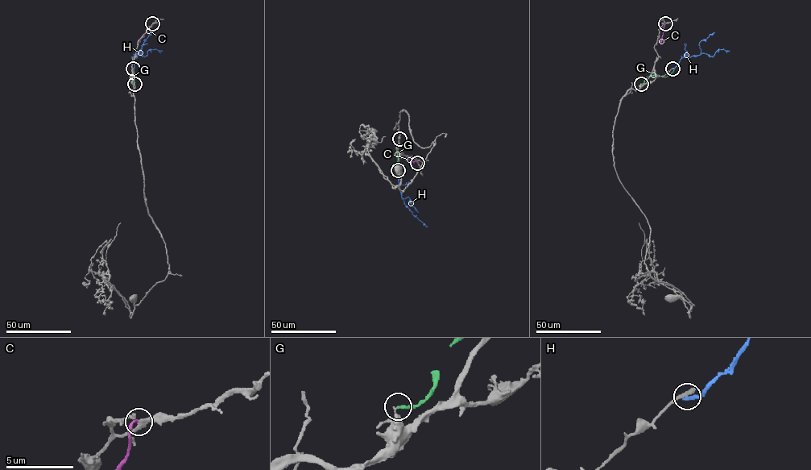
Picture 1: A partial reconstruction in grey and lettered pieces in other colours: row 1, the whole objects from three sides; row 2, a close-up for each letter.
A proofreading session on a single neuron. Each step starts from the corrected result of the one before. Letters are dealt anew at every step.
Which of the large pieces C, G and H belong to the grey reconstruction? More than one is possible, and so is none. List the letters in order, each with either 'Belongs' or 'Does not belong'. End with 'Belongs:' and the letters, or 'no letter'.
C: Does not belong
G: Does not belong
H: Does not belong
Belongs: no letter

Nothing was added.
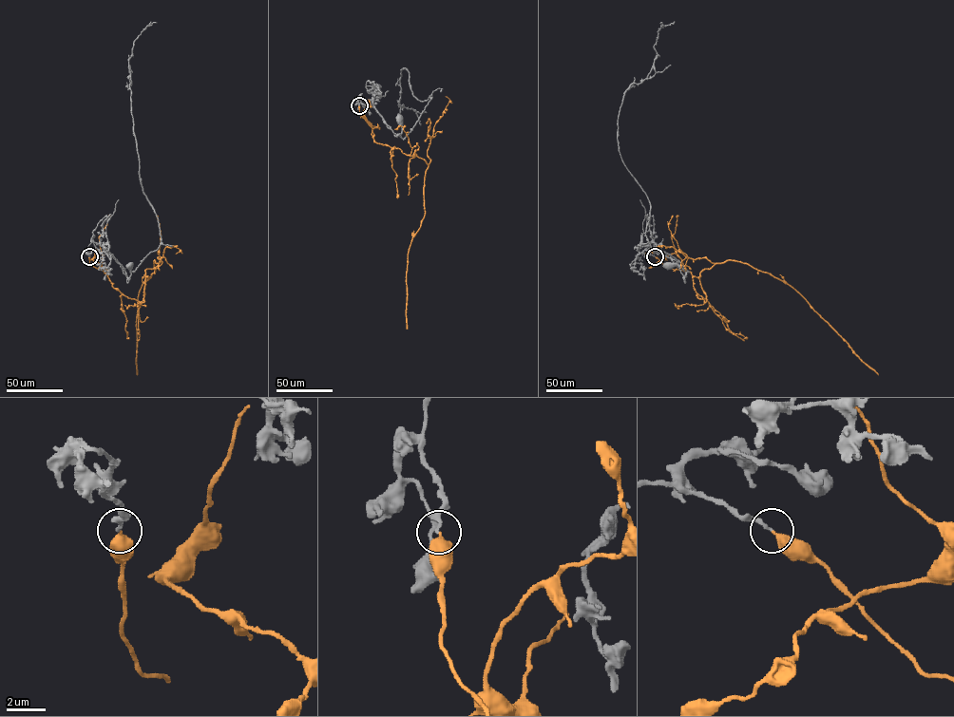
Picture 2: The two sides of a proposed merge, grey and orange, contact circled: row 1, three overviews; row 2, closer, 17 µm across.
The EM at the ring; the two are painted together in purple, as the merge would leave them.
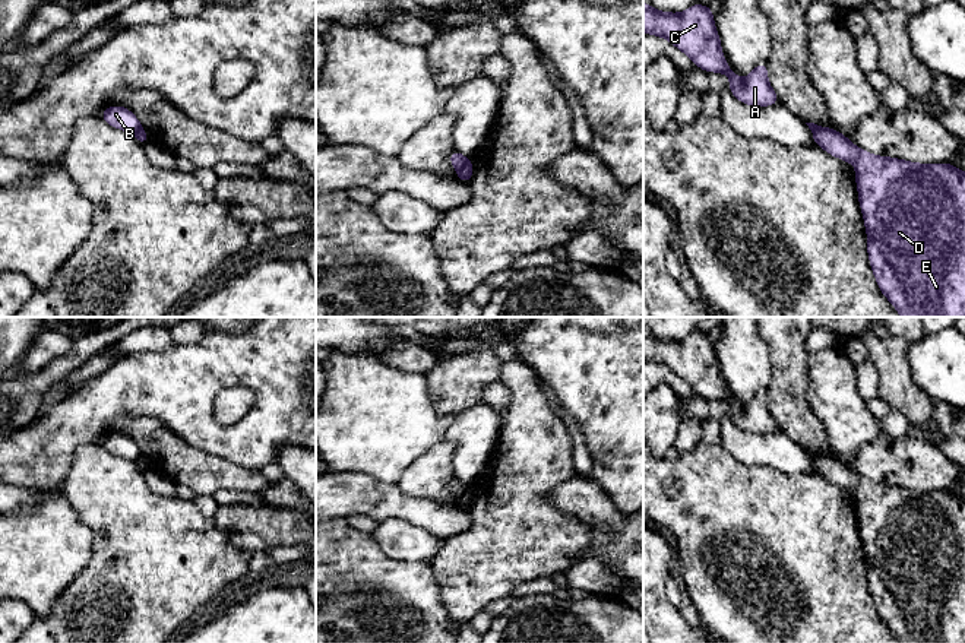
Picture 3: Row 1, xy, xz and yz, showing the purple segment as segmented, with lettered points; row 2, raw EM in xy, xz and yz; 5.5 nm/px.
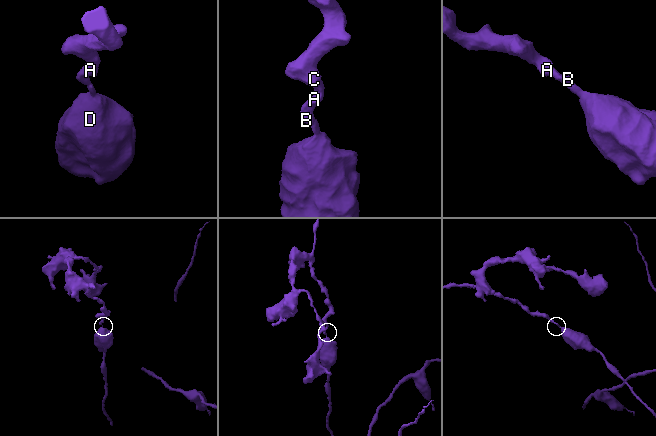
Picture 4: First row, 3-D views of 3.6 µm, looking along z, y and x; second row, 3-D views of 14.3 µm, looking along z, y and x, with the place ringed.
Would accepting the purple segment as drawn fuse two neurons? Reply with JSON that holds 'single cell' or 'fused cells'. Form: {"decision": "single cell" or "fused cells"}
{"decision": "fused cells"}

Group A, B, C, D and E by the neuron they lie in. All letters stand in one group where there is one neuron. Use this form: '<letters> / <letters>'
A B C / D E

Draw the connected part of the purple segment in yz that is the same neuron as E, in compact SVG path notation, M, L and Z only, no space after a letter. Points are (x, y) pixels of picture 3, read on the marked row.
M817 127L813 142L855 165L870 267L901 317L965 317L965 171L876 156L830 127Z

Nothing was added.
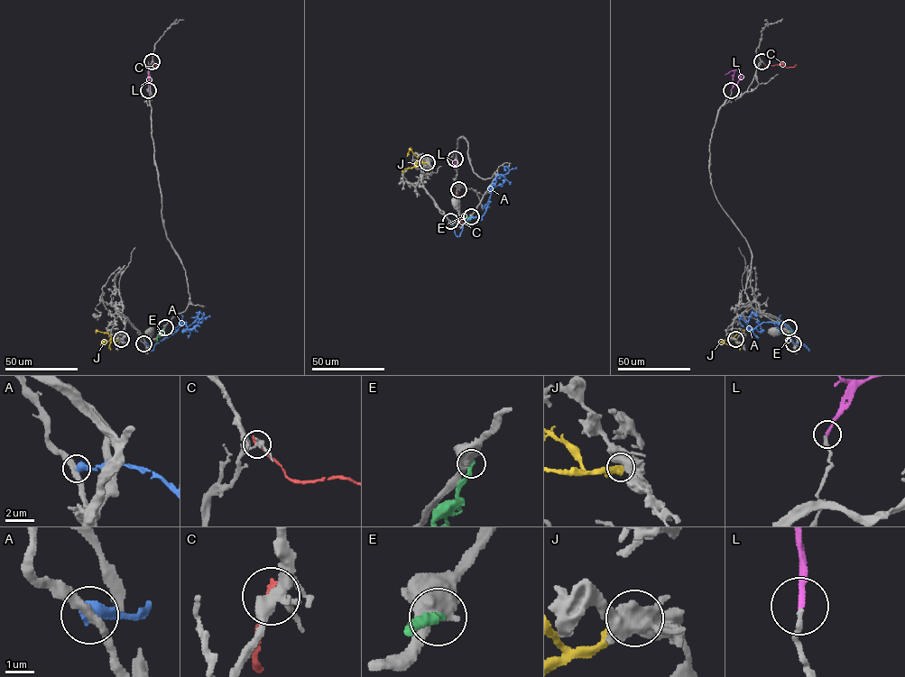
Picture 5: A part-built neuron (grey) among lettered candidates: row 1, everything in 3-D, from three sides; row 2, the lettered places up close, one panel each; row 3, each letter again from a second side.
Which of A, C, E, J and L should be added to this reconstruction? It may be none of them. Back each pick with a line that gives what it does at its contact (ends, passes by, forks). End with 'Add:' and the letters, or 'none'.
L: it ends
Add: L

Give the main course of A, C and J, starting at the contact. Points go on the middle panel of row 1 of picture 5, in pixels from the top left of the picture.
A: (450, 221), (458, 236), (466, 221), (482, 220), (493, 181), (508, 172), (505, 166), (506, 170)
C: (458, 189), (457, 211), (464, 223)
J: (427, 162), (419, 159), (412, 168), (404, 169), (403, 172)

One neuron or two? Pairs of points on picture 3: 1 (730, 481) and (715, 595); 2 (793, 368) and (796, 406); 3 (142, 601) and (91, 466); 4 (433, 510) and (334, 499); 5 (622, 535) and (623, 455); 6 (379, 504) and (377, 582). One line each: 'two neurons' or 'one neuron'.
1: one neuron
2: one neuron
3: one neuron
4: one neuron
5: two neurons
6: two neurons

